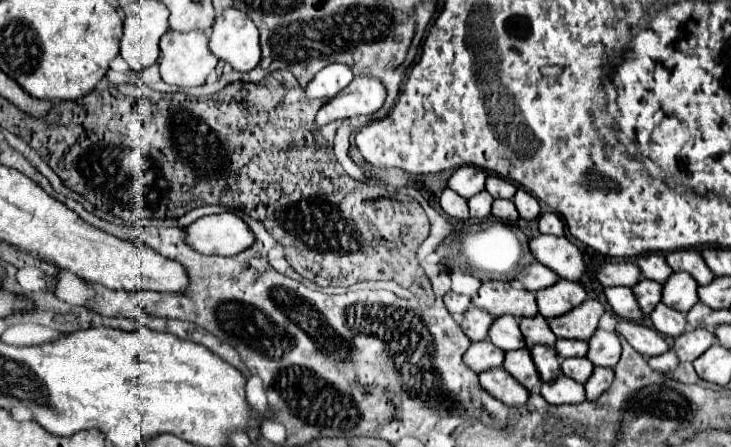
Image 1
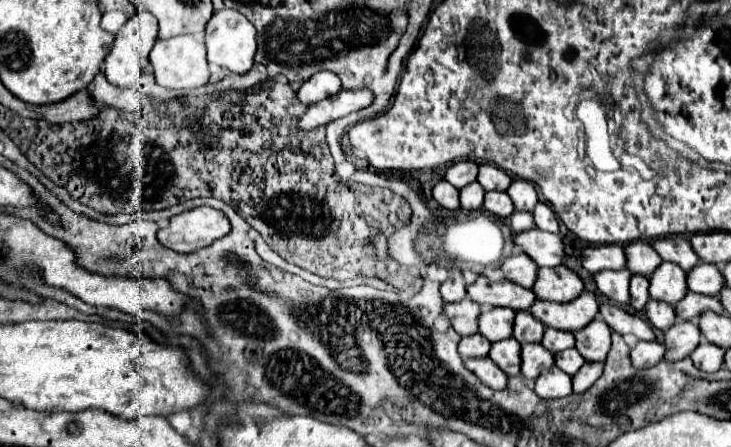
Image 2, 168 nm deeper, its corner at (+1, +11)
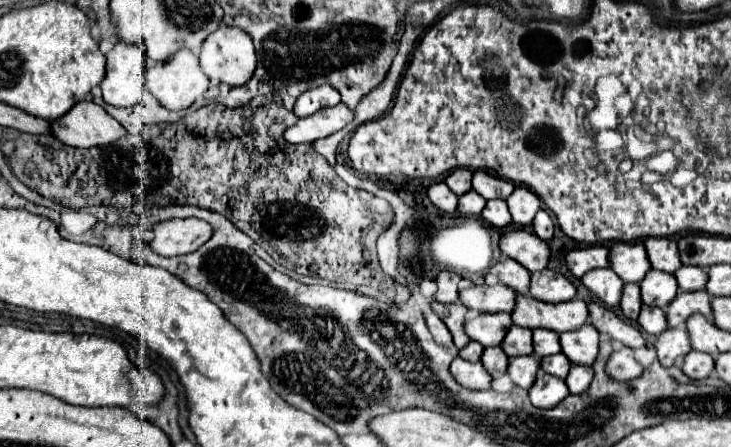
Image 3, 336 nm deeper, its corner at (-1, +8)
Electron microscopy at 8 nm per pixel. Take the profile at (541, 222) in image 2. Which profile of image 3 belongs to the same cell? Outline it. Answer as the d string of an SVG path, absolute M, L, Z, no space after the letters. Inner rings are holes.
M540 209L540 211L536 213L532 225L534 225L534 233L536 233L540 239L544 239L544 241L550 241L550 239L552 239L552 235L554 235L554 221L552 221L552 217L548 215L548 211Z

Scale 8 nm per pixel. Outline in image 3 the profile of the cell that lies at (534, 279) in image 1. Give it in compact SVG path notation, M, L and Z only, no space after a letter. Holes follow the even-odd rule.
M504 259L504 261L496 263L496 265L492 265L488 271L490 271L492 275L496 275L502 285L512 287L514 291L518 291L518 293L522 293L522 295L524 295L524 293L528 295L530 273L528 273L520 263L512 261L512 259Z

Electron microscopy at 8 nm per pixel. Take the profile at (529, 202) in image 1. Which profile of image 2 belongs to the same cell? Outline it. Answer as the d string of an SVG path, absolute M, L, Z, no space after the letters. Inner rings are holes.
M514 180L508 188L508 196L514 202L514 208L518 212L532 212L534 206L538 204L538 194L534 190L534 186L526 180Z

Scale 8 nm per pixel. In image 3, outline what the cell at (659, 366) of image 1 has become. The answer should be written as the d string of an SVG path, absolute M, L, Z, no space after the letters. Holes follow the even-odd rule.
M620 347L610 355L606 371L618 381L630 381L640 377L644 367L634 359L634 351L630 347Z

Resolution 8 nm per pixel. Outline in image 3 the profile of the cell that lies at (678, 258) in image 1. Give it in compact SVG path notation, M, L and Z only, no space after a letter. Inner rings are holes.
M650 237L644 241L644 245L648 251L648 259L652 263L652 269L674 273L678 267L682 267L680 255L676 255L674 239L652 239Z

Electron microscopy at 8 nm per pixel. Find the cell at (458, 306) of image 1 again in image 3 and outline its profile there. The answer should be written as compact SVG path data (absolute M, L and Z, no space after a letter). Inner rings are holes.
M440 271L436 277L438 283L438 291L434 295L436 301L440 303L456 303L458 301L458 281L462 277L458 273L452 271Z

